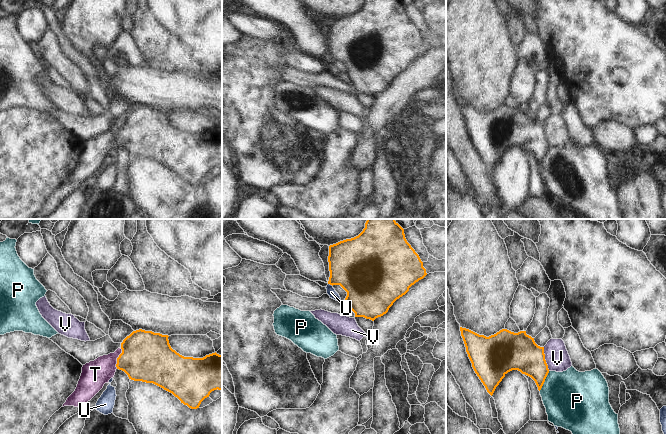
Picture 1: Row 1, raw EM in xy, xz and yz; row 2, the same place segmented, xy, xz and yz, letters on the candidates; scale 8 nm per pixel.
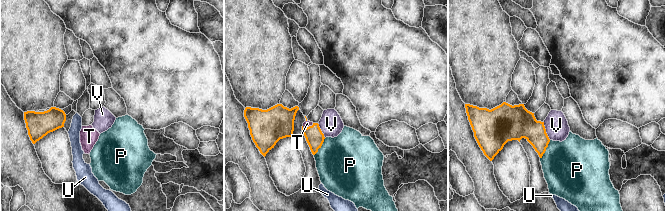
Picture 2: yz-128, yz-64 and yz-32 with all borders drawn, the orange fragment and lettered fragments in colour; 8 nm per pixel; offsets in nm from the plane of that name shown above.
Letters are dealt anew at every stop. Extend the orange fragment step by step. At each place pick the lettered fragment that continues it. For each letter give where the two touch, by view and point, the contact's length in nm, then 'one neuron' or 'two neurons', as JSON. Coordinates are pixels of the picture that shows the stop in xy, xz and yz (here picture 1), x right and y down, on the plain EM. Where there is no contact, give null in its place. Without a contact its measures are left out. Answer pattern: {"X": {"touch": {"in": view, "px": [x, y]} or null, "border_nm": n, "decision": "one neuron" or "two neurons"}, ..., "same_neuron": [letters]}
{"P": {"touch": {"in": "yz", "px": [544, 157]}, "border_nm": 180, "decision": "two neurons"}, "T": {"touch": {"in": "xy", "px": [117, 134]}, "border_nm": 180, "decision": "one neuron"}, "U": {"touch": {"in": "xz", "px": [330, 60]}, "border_nm": 50, "decision": "two neurons"}, "V": {"touch": {"in": "yz", "px": [544, 135]}, "border_nm": 200, "decision": "two neurons"}, "same_neuron": ["T"]}

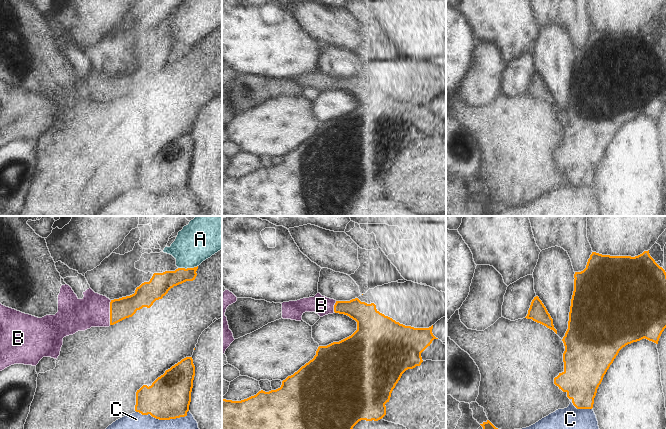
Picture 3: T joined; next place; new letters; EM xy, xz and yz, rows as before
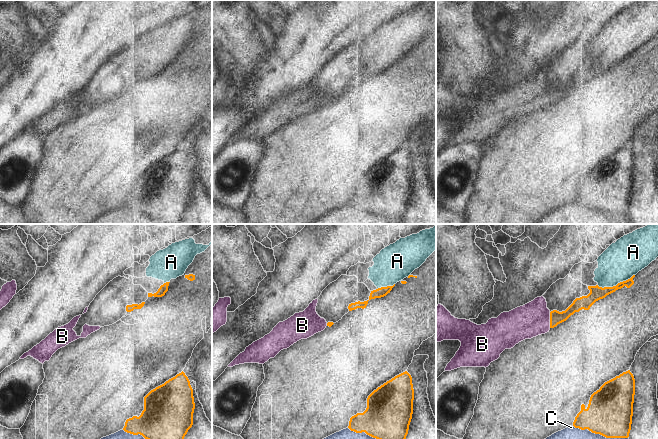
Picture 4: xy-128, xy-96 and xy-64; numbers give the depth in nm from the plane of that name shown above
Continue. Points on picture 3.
{"A": {"touch": {"in": "xy", "px": [187, 44]}, "border_nm": 160, "decision": "two neurons"}, "B": {"touch": {"in": "xy", "px": [110, 88]}, "border_nm": 200, "decision": "one neuron"}, "C": {"touch": {"in": "xy", "px": [163, 195]}, "border_nm": 420, "decision": "two neurons"}, "same_neuron": ["B"]}

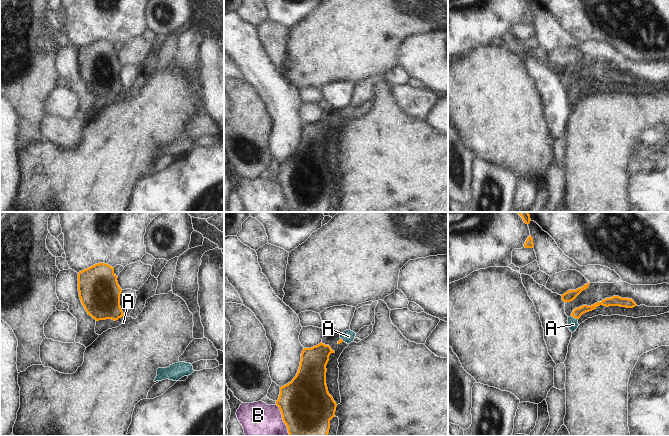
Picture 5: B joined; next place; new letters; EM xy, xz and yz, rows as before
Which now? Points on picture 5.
{"A": {"touch": {"in": "yz", "px": [574, 93]}, "border_nm": 70, "decision": "one neuron"}, "B": {"touch": {"in": "xz", "px": [283, 196]}, "border_nm": 280, "decision": "two neurons"}, "same_neuron": ["A"]}

